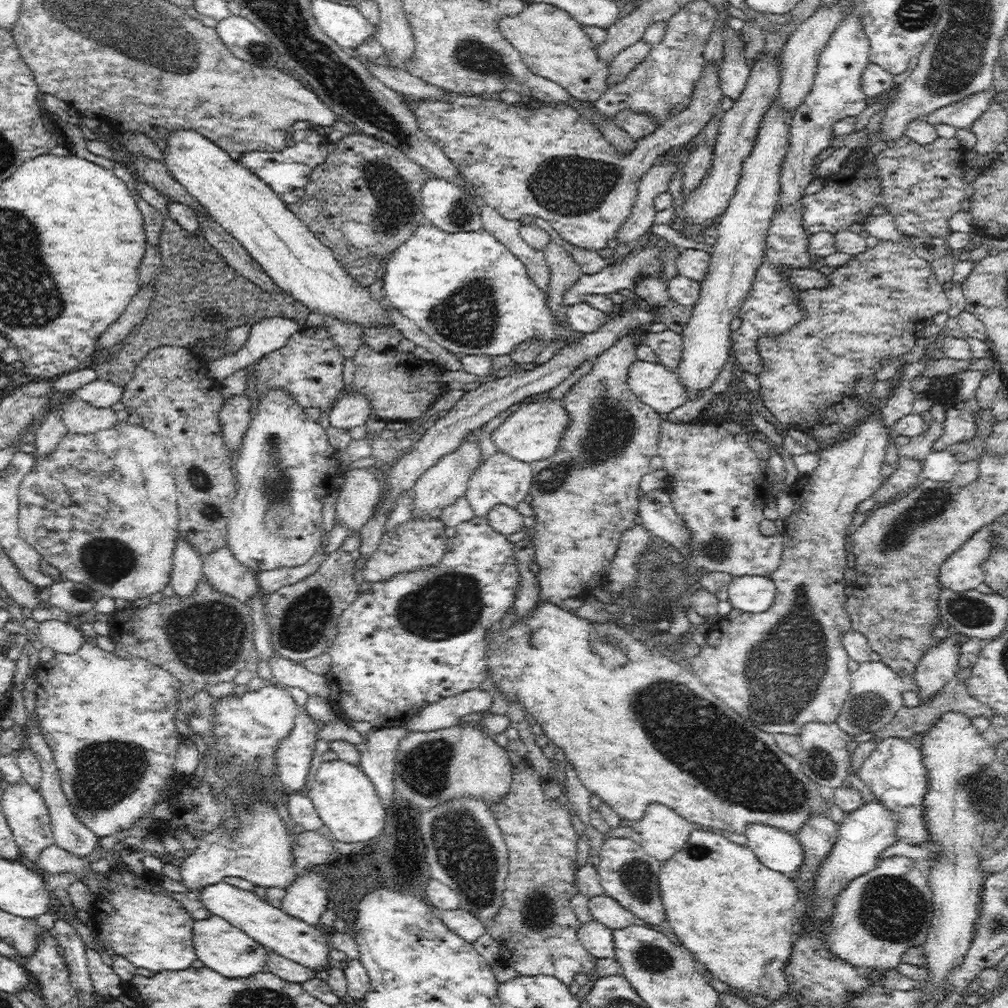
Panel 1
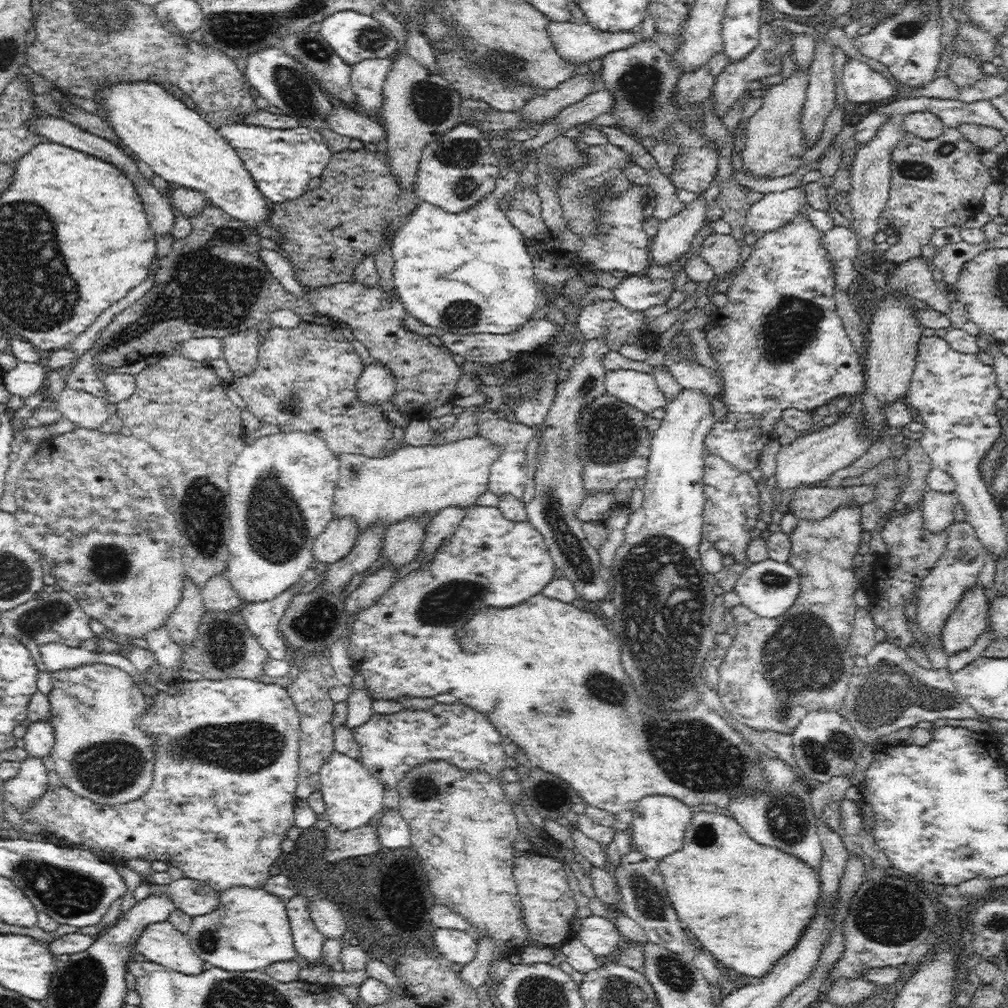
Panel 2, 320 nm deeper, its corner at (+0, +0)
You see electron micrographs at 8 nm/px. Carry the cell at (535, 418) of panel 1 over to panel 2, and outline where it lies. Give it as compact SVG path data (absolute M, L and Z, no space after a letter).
M476 435L472 438L462 438L456 442L442 445L407 445L398 450L393 450L385 457L367 457L361 454L342 453L340 461L340 479L336 484L334 496L334 516L351 518L359 530L364 530L370 524L385 524L390 526L410 516L434 516L438 510L446 506L459 506L470 508L476 506L476 501L481 494L489 490L489 472L492 463L498 458L499 446L493 444L483 436Z

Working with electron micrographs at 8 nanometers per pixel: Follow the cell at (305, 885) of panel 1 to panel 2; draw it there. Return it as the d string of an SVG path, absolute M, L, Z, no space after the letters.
M294 896L285 902L292 938L297 953L306 959L309 965L318 965L323 962L322 946L323 934L316 928L308 913L307 898Z

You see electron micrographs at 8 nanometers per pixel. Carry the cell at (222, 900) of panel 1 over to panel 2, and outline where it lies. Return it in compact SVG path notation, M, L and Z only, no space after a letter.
M182 877L161 886L152 883L152 895L168 897L176 909L192 917L211 913L220 906L220 895L208 883Z

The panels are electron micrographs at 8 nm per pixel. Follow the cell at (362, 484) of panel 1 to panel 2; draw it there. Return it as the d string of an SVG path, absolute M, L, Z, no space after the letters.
M347 516L332 518L324 532L319 534L314 541L315 562L330 565L342 560L352 550L358 534L359 528L351 518Z

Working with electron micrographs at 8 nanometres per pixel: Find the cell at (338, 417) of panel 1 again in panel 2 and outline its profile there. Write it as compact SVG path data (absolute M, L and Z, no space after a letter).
M372 362L364 368L357 384L358 401L363 404L382 405L390 401L395 392L395 379L386 366Z

